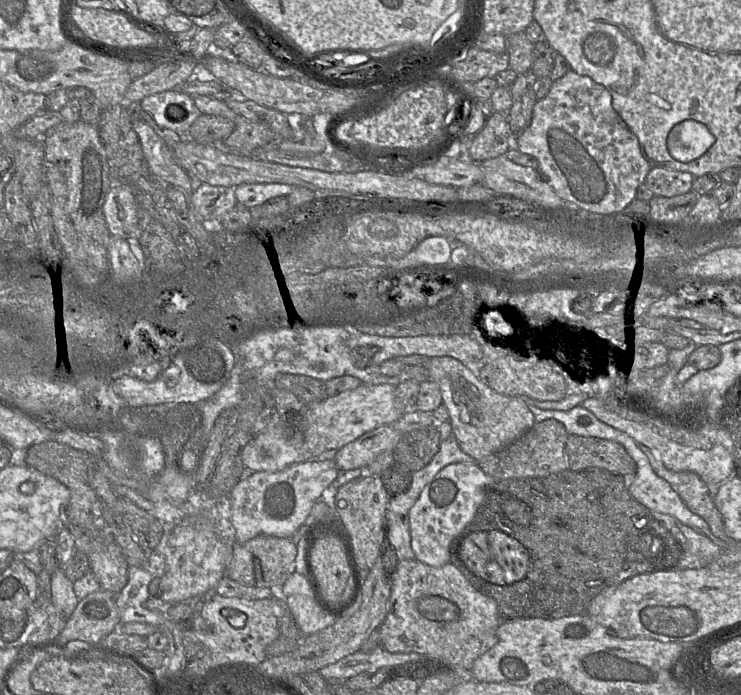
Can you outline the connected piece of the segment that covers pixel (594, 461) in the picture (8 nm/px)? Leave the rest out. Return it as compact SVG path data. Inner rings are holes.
M568 434L566 455L568 467L573 471L600 468L621 475L637 471L635 460L622 444L598 437Z

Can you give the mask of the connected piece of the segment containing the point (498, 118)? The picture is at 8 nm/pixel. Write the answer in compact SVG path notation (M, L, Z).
M493 112L483 130L470 144L471 160L482 163L504 155L513 146L513 136L506 114Z

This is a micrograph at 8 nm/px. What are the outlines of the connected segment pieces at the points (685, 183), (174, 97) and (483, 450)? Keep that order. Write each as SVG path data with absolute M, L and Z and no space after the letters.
M652 167L644 183L656 196L674 197L693 191L694 179L690 172Z
M174 89L145 97L142 110L150 113L158 126L187 135L193 122L202 114L193 97L181 89Z
M450 356L427 357L428 378L440 388L442 403L447 408L461 450L482 461L505 449L535 425L535 417L519 396L497 393L475 376L461 361Z

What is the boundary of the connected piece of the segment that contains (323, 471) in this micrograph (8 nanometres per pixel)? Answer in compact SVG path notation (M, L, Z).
M334 459L309 460L291 465L281 471L246 471L230 493L230 521L235 541L246 542L258 535L291 537L303 524L323 491L333 483L339 469Z

